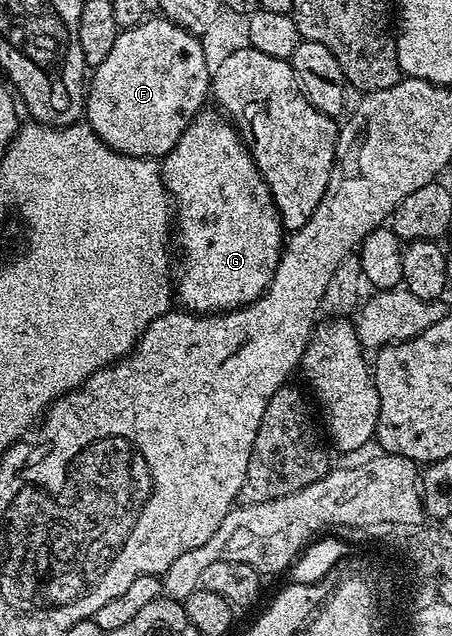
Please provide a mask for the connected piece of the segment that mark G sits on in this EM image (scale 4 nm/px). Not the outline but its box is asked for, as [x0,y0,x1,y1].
[160,110,286,314]

